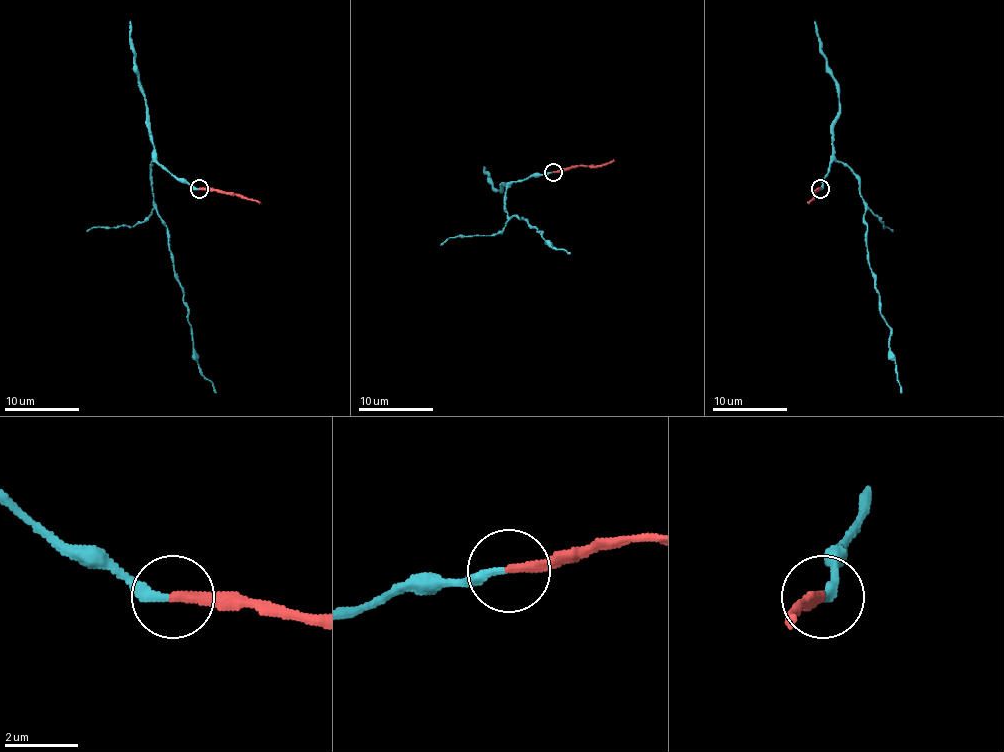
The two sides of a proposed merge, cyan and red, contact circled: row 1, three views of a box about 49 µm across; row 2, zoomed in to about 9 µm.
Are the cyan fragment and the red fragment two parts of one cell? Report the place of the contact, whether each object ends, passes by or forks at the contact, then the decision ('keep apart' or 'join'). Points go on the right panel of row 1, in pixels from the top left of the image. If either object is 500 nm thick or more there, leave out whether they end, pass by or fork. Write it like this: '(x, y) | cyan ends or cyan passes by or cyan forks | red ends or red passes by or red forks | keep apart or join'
(820, 188) | cyan ends | red ends | join

